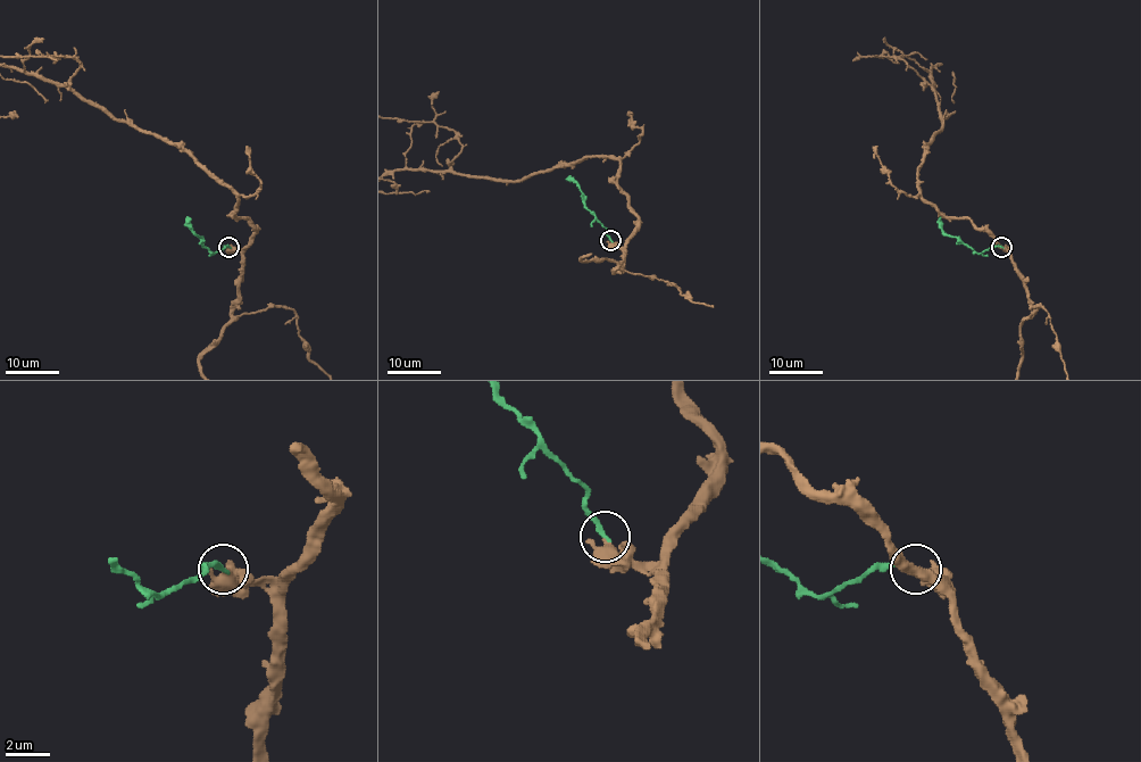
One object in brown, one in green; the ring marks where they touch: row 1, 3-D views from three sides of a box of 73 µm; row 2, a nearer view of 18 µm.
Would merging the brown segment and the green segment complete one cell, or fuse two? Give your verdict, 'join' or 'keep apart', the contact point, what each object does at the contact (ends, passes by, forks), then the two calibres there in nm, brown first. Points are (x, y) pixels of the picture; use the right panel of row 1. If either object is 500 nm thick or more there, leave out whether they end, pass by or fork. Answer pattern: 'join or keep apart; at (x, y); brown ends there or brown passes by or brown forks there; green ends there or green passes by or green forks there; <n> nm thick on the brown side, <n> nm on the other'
join; at (1001, 247); brown passes by; green ends there; 300 nm thick on the brown side, 240 nm on the other

